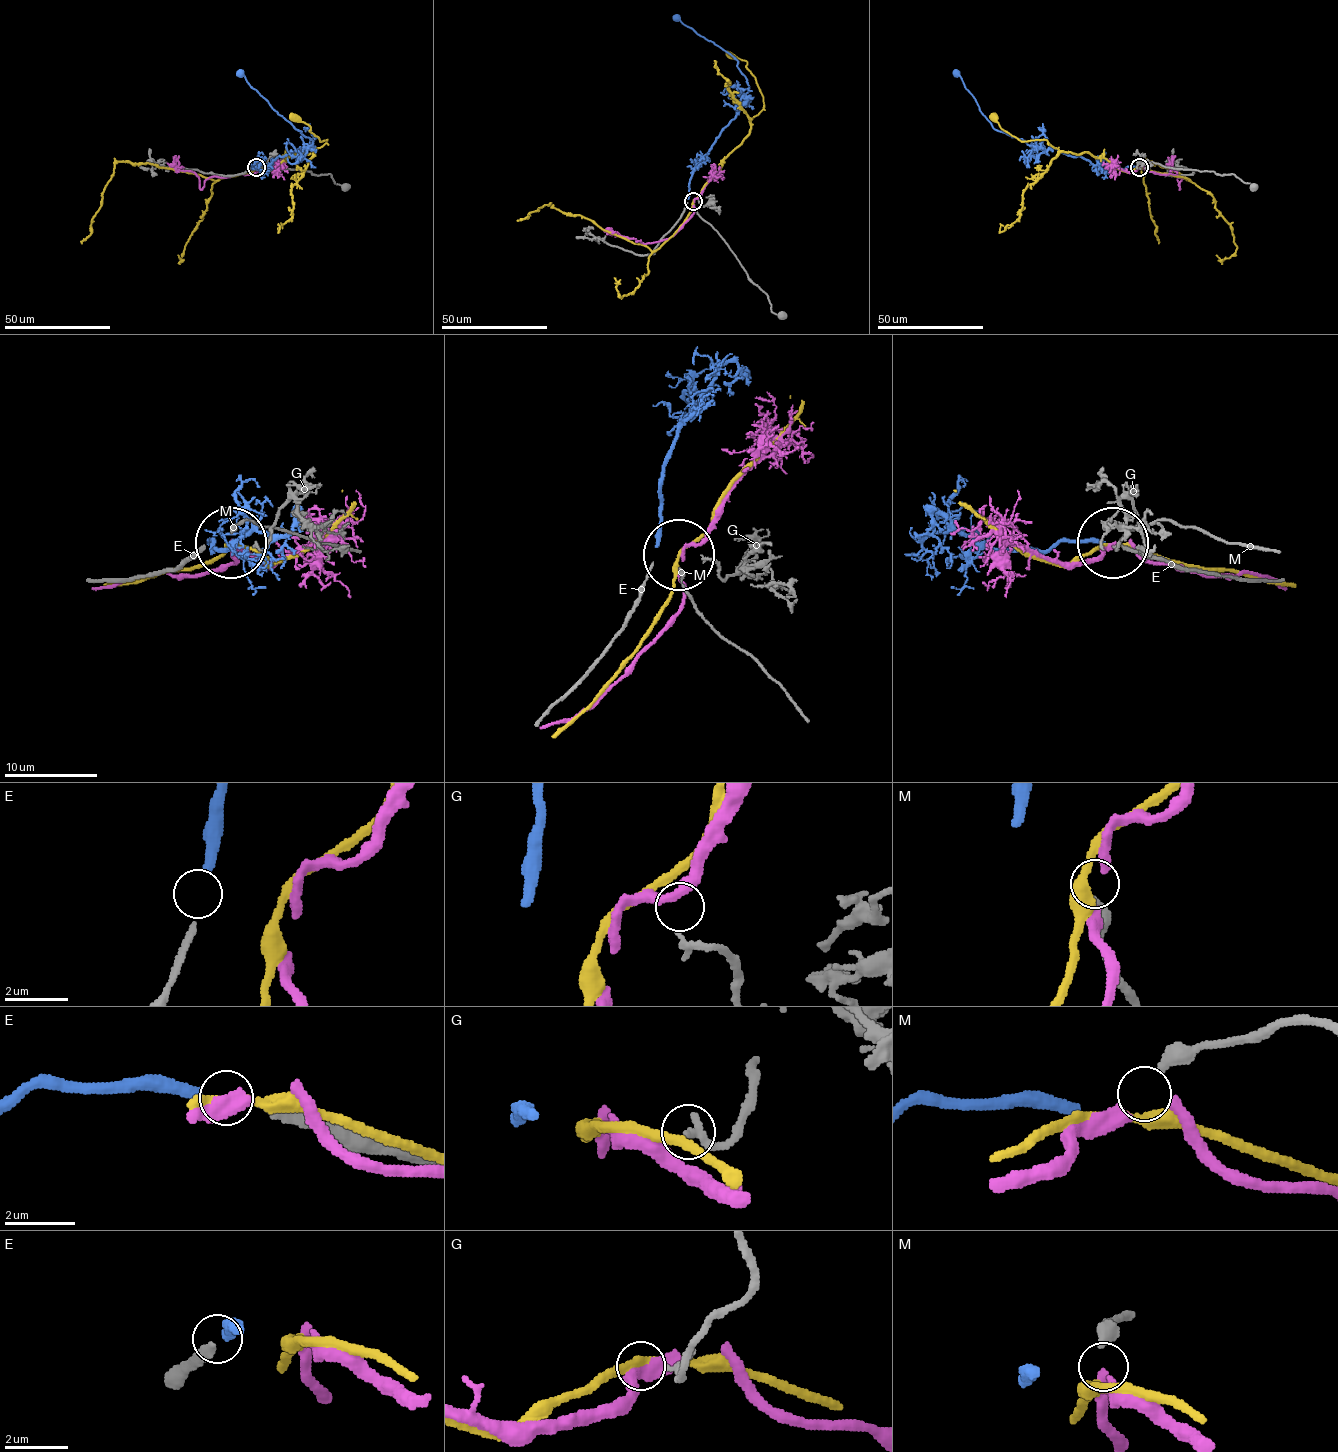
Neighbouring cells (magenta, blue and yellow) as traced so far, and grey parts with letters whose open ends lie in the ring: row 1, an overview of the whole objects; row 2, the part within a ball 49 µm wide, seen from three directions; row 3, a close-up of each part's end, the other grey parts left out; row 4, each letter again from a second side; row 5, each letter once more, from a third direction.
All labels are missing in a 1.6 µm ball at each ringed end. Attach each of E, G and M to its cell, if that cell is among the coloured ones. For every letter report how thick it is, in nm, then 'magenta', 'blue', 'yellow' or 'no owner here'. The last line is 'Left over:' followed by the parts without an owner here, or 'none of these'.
E: calibre 200 nm; blue
G: calibre 240 nm; no owner here
M: calibre 440 nm; magenta
Left over: G

